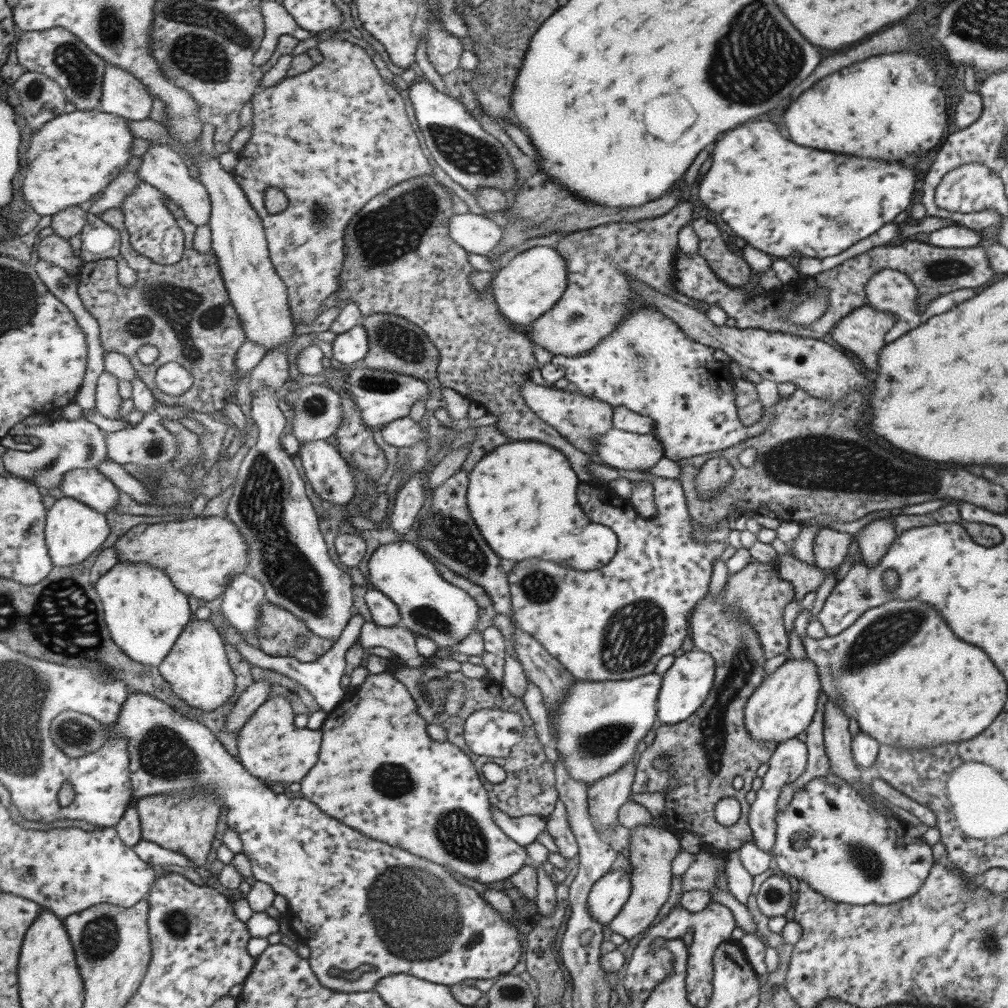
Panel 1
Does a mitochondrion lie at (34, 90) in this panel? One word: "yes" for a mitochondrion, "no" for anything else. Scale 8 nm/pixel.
yes

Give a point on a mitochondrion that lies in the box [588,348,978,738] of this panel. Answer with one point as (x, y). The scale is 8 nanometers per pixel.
(804, 458)

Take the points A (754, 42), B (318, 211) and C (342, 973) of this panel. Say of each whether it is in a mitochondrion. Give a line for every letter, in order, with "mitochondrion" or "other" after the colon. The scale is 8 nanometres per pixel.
A: mitochondrion
B: mitochondrion
C: mitochondrion

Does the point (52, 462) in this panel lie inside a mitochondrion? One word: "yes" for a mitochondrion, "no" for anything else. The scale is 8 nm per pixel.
yes

